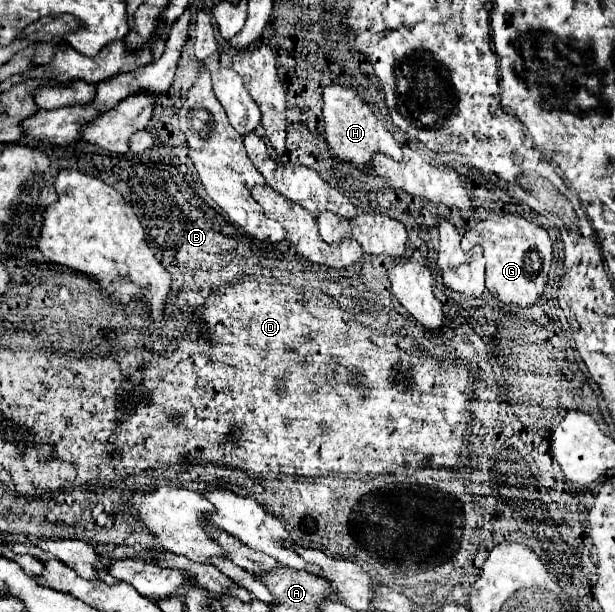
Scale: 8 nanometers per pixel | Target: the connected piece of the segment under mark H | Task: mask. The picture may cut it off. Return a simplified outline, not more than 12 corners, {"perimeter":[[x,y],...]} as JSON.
{"perimeter":[[323,90],[331,156],[365,170],[373,154],[401,160],[401,144],[363,98]]}

